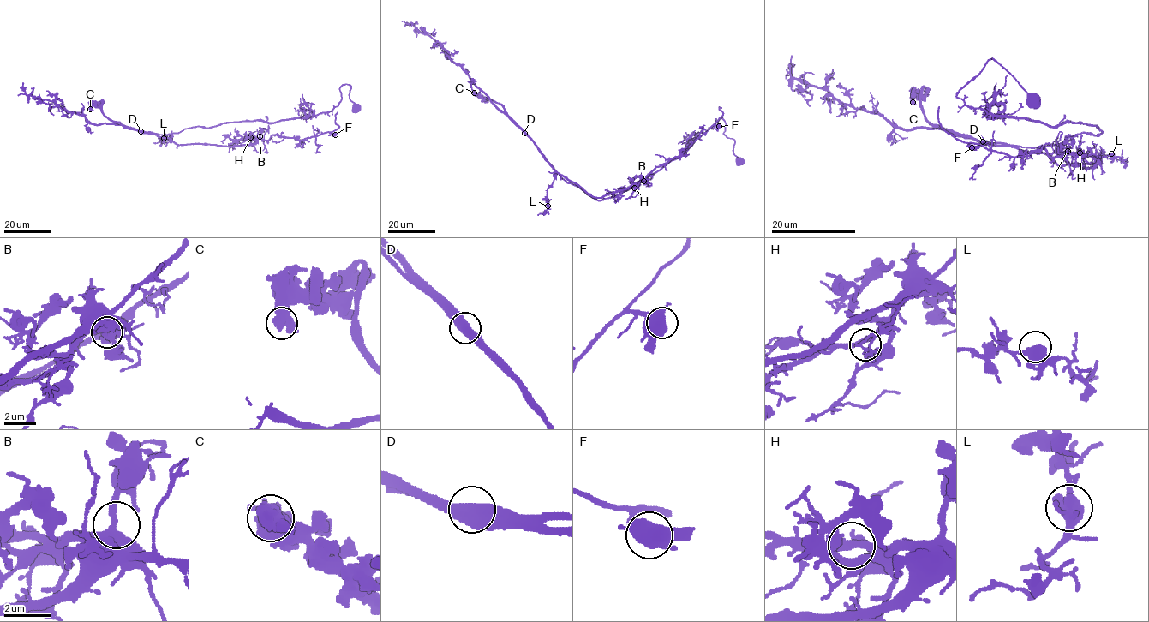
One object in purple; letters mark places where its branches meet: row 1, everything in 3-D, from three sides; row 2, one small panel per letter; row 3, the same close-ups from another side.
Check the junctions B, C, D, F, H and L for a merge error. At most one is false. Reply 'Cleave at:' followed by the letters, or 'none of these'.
Cleave at: D

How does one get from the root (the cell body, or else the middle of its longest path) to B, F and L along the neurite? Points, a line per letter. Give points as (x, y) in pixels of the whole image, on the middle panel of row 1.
B: (739, 161), (721, 118), (680, 156), (612, 196), (594, 199), (554, 171), (597, 197), (643, 181)
F: (739, 161), (721, 118), (680, 156), (612, 196), (594, 199), (554, 173), (602, 197), (642, 181), (719, 126)
L: (739, 161), (721, 118), (680, 156), (612, 196), (594, 199), (556, 171), (547, 206)

